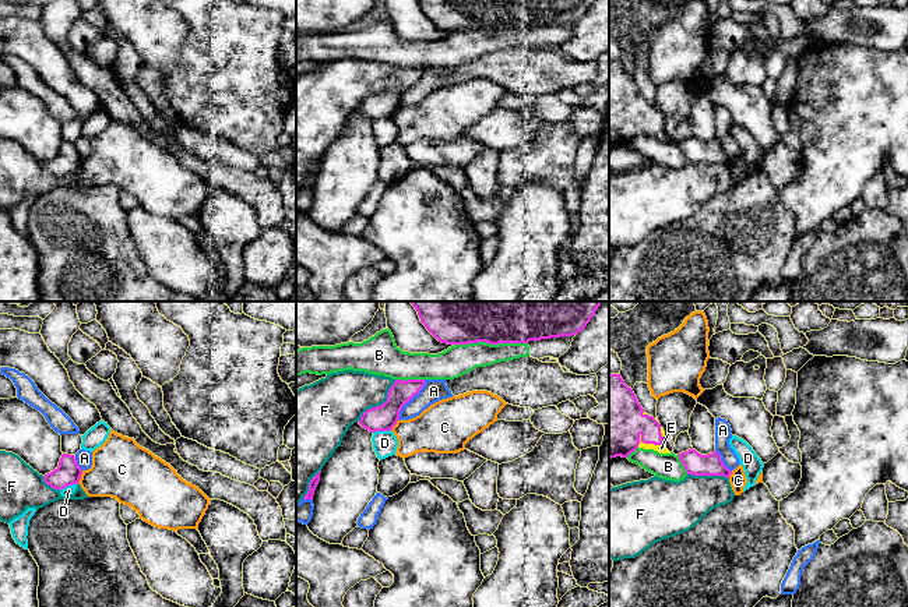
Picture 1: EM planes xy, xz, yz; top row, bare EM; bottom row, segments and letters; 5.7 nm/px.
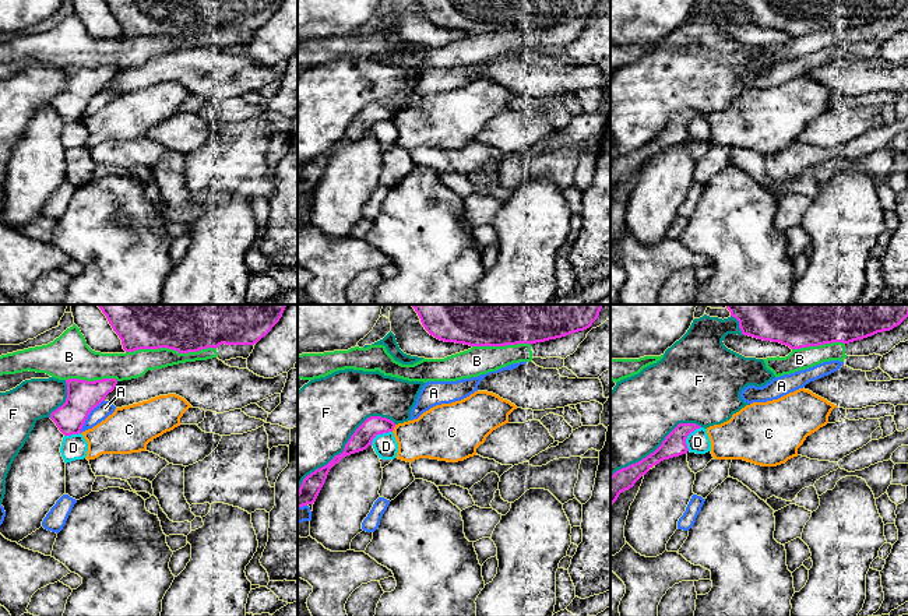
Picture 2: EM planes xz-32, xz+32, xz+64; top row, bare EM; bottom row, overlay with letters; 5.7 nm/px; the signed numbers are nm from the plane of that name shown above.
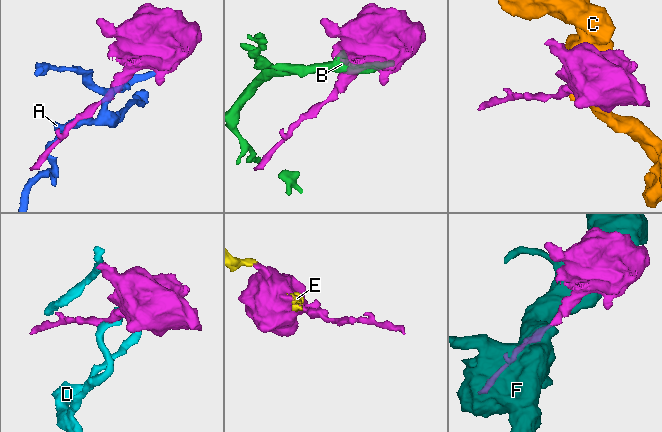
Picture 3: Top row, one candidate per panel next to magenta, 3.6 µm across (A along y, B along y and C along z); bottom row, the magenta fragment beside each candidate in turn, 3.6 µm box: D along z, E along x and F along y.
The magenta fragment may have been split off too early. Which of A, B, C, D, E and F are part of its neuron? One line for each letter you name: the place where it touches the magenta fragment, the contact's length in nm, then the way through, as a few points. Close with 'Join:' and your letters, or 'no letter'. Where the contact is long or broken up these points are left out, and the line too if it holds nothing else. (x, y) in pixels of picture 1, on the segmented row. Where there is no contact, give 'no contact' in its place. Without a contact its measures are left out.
E: yz (650, 443) | 160 nm
Join: E

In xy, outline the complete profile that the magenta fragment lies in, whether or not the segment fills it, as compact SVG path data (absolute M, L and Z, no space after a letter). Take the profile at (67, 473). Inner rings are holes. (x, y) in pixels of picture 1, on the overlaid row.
M63 454L59 466L43 476L43 481L54 490L63 490L67 486L78 484L82 470L74 455Z

